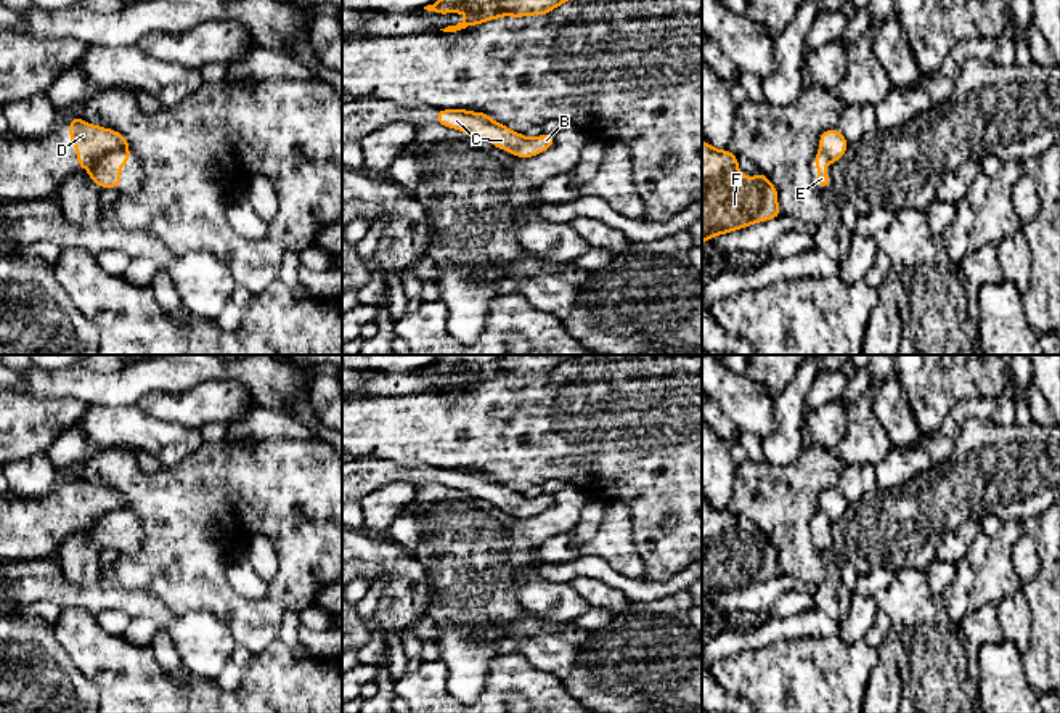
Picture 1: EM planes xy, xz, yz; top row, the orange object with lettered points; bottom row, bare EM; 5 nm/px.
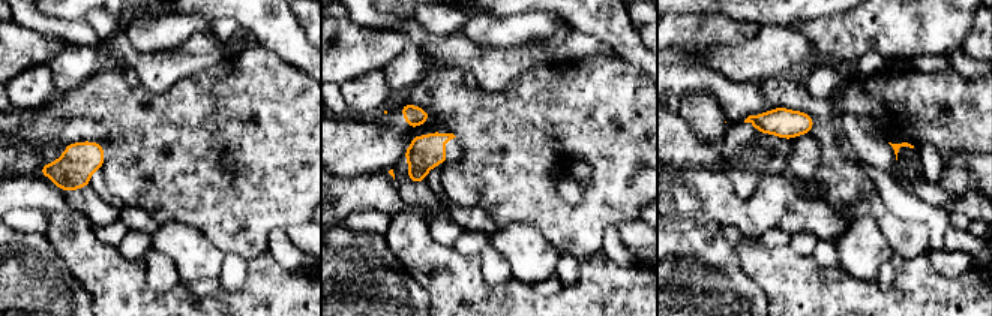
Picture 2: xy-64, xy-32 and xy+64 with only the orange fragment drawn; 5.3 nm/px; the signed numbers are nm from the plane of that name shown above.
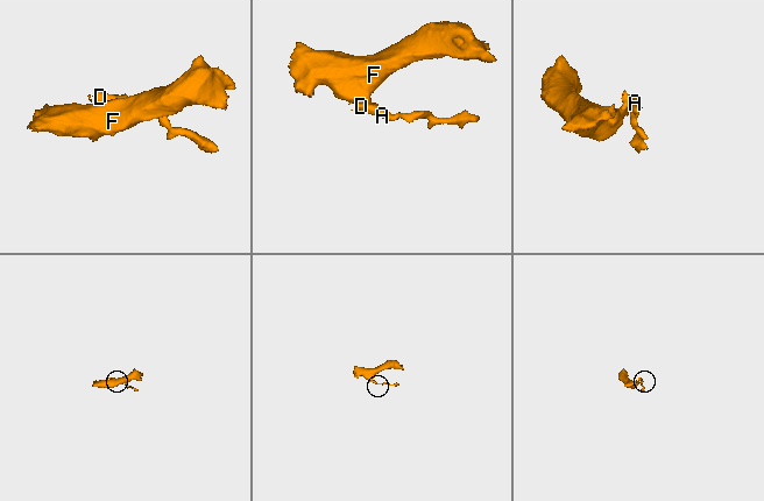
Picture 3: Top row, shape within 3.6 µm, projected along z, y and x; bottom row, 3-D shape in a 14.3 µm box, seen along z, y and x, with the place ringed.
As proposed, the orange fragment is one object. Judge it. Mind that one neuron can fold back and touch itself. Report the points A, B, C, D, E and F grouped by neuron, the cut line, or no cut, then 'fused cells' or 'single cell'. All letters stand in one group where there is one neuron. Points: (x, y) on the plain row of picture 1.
groups A B C D / E F; cut xy (127, 508), (101, 516), (87, 527); fused cells

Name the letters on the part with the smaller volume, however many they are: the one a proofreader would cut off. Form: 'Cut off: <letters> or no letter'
Cut off: A, B, C, D

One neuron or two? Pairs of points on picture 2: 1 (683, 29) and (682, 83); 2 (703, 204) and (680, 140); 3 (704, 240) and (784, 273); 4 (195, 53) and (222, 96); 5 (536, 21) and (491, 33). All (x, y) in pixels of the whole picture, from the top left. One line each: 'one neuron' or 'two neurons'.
1: two neurons
2: two neurons
3: two neurons
4: two neurons
5: one neuron

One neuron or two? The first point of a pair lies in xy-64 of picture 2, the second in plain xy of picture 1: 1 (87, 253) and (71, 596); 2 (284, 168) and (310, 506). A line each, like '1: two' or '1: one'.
1: two
2: one

